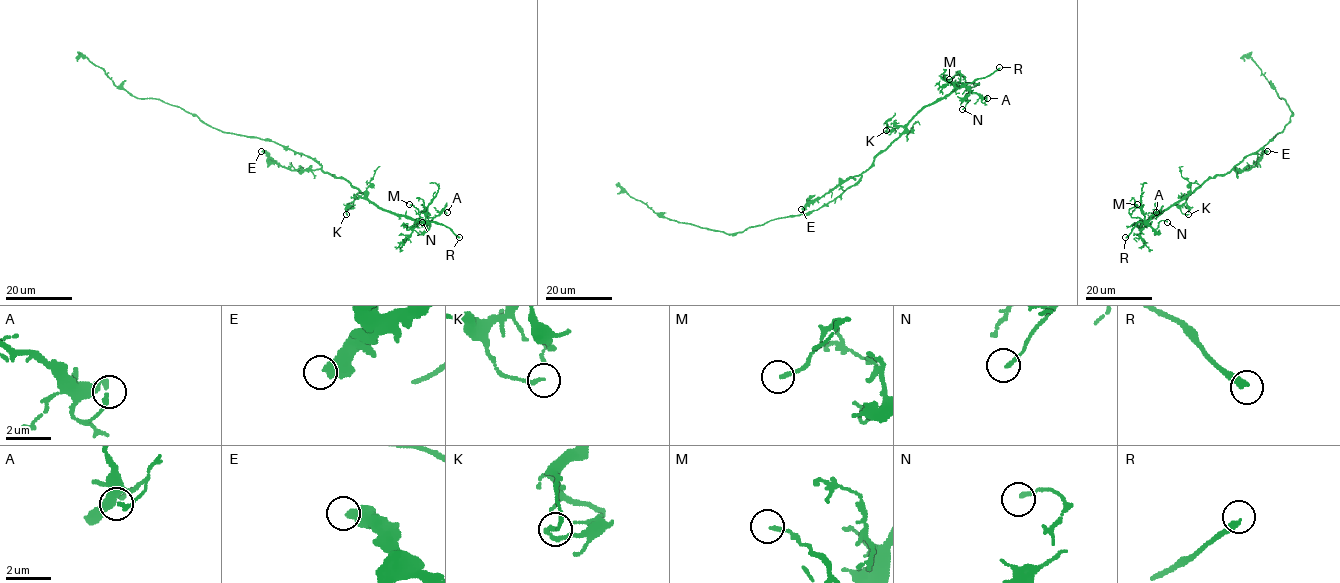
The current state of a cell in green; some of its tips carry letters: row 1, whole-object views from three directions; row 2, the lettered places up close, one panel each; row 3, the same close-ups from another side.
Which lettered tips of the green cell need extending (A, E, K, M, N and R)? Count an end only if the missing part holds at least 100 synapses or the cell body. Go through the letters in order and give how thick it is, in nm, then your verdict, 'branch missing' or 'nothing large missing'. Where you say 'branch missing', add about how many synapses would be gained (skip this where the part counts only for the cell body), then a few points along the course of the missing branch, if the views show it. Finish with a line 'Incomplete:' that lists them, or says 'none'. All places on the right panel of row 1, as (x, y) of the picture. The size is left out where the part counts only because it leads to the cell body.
A: 160 nm thick; nothing large missing
E: 480 nm thick; nothing large missing
K: 110 nm thick; nothing large missing
M: 150 nm thick; nothing large missing
N: 150 nm thick; nothing large missing
R: 260 nm thick; branch missing; missing branch runs (1125, 237), (1119, 255), (1124, 246), (1136, 243), (1148, 255)
Incomplete: R

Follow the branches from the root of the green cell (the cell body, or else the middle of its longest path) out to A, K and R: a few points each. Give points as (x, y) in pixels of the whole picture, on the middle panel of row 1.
A: (824, 206), (852, 186), (873, 160), (924, 107), (963, 86), (975, 92), (983, 102), (987, 98)
K: (824, 206), (852, 186), (873, 160), (904, 129), (890, 127), (886, 122), (886, 130)
R: (824, 206), (852, 186), (873, 160), (924, 107), (945, 98), (964, 84), (989, 76), (999, 67)

